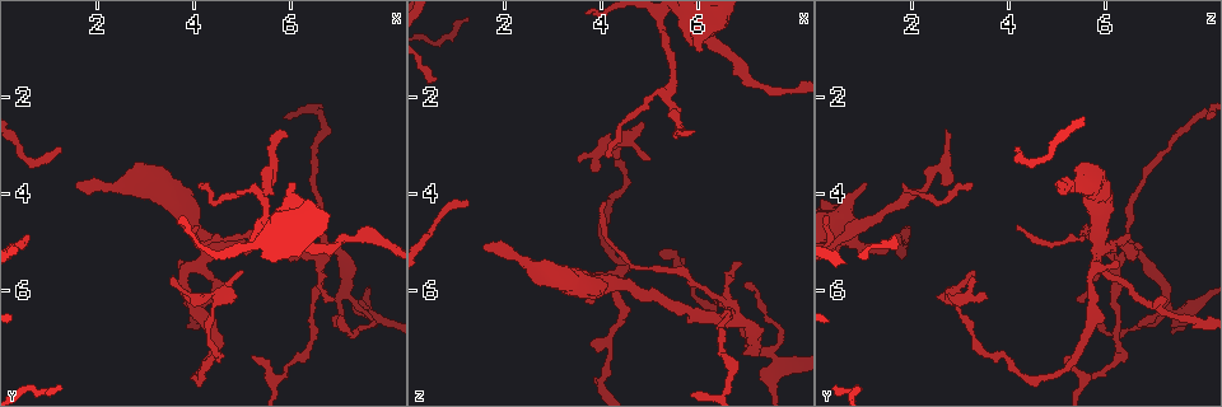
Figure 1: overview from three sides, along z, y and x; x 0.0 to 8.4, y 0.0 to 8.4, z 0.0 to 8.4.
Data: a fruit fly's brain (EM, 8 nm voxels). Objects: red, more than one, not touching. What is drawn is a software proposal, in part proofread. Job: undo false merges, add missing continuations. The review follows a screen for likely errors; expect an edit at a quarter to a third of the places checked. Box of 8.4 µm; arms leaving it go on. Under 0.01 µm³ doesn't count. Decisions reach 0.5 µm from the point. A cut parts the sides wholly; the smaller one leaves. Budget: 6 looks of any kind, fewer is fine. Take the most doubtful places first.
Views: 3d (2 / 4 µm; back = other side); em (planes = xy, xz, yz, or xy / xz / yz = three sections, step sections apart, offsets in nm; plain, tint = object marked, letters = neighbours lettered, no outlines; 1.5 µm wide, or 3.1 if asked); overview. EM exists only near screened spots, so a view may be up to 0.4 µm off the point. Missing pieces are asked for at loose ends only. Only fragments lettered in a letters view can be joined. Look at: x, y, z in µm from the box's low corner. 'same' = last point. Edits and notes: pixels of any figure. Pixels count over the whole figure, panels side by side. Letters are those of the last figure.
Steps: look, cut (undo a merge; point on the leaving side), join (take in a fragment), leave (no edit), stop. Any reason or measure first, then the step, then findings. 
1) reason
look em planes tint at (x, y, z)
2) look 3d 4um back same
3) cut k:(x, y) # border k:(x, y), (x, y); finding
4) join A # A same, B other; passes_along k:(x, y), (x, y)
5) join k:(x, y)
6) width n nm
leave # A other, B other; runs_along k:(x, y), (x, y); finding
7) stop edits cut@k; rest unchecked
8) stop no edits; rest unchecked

tapers out
look em xz step 4 letters at (5.95, 2.85, 2.75)

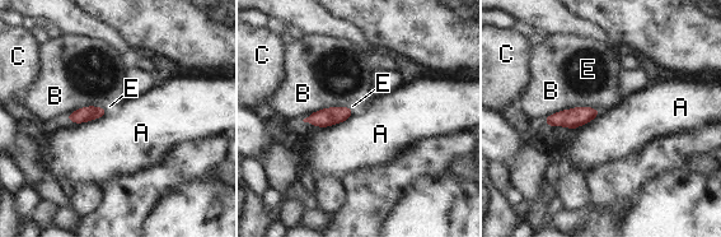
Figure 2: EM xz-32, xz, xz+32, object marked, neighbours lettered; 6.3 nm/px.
longest_contact B 380 nm
leave # A other, B other, C other, E other; none of them fits

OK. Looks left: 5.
thin end
look 3d 4um at (3.55, 5.65, 3.20)

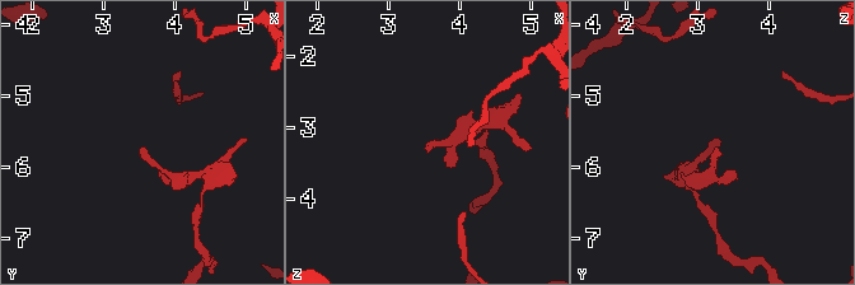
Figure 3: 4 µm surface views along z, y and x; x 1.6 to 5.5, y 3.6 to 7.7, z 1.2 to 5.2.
look em planes letters at (3.55, 5.70, 3.25)

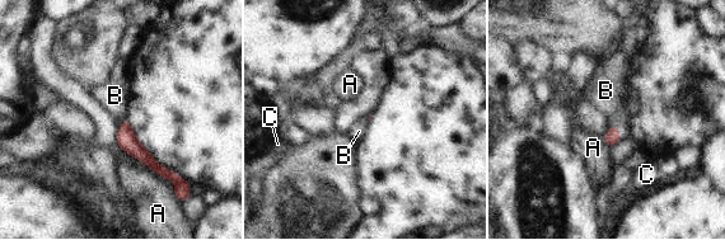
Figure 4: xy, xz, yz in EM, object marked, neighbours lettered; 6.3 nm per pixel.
join B # A other, B same, C other; passes_along 4:(613, 136), (617, 130), (607, 92); the neuron continues

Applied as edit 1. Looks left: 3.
stops while still wide
look em yz step 8 letters at (6.50, 4.30, 0.65)

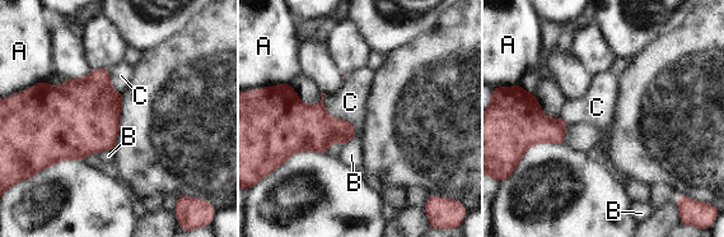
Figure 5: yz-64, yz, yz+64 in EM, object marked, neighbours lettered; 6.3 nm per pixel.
cut it another way
look em planes letters same

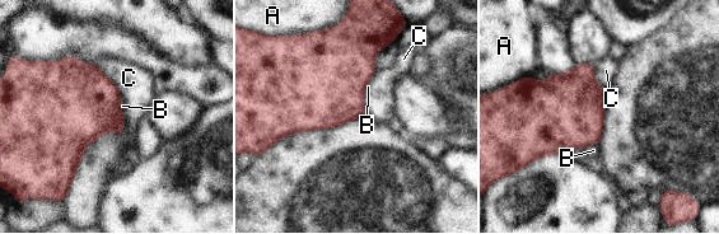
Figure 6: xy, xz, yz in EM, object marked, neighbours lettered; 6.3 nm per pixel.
leave # A other, B other, C other; none of them fits

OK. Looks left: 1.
stop edits join@4; rest unchecked

